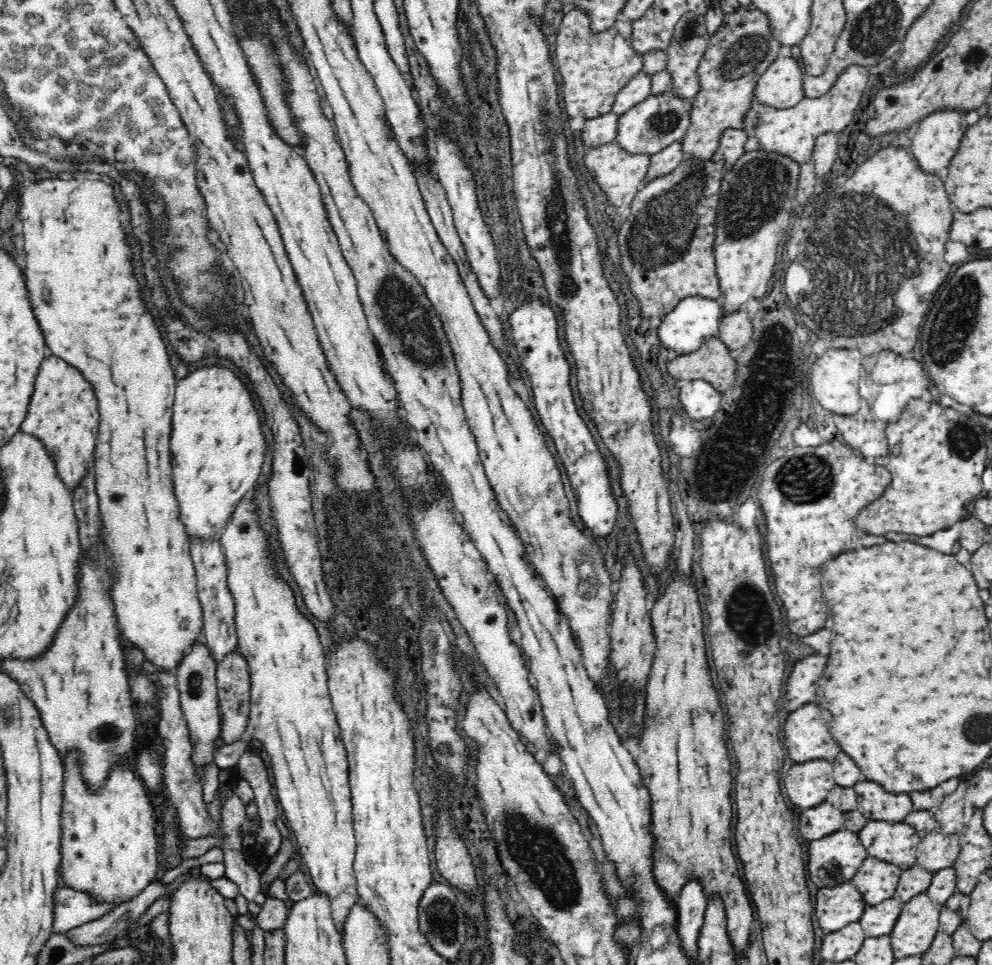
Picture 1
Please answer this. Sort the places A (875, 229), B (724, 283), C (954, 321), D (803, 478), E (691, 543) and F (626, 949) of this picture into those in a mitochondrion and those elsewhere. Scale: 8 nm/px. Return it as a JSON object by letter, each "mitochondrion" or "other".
{"A":"mitochondrion","B":"other","C":"mitochondrion","D":"mitochondrion","E":"other","F":"other"}

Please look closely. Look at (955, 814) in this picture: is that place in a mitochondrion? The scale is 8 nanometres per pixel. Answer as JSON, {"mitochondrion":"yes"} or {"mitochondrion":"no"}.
{"mitochondrion":"no"}

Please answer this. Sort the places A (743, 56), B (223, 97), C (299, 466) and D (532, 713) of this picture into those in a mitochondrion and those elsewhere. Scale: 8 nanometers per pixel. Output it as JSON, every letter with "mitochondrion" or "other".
{"A":"mitochondrion","B":"other","C":"other","D":"other"}

